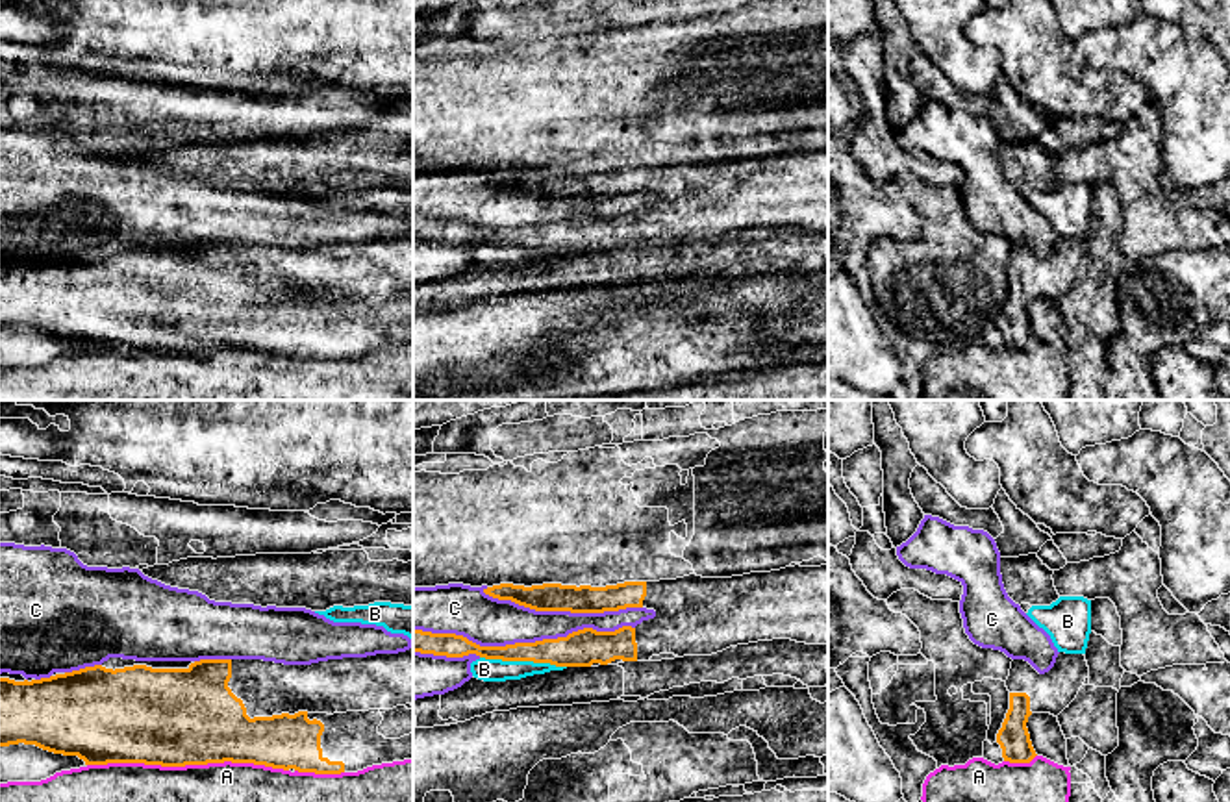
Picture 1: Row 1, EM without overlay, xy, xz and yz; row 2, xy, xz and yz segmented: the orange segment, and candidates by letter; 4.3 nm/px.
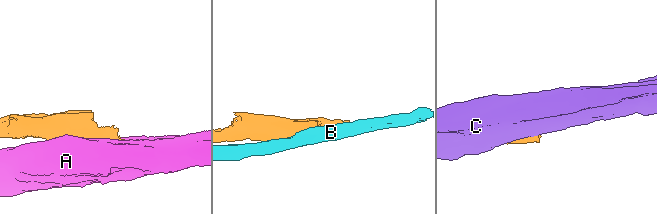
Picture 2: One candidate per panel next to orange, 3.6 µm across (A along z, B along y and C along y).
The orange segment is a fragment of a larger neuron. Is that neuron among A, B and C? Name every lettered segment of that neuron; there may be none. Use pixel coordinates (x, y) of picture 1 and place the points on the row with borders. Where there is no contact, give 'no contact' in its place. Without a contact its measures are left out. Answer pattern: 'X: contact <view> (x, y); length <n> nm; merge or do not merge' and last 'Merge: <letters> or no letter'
A: contact xy (188, 764); length 850 nm; do not merge
B: contact xz (523, 660); length 380 nm; do not merge
C: contact xz (523, 643); length 950 nm; do not merge
Merge: no letter

